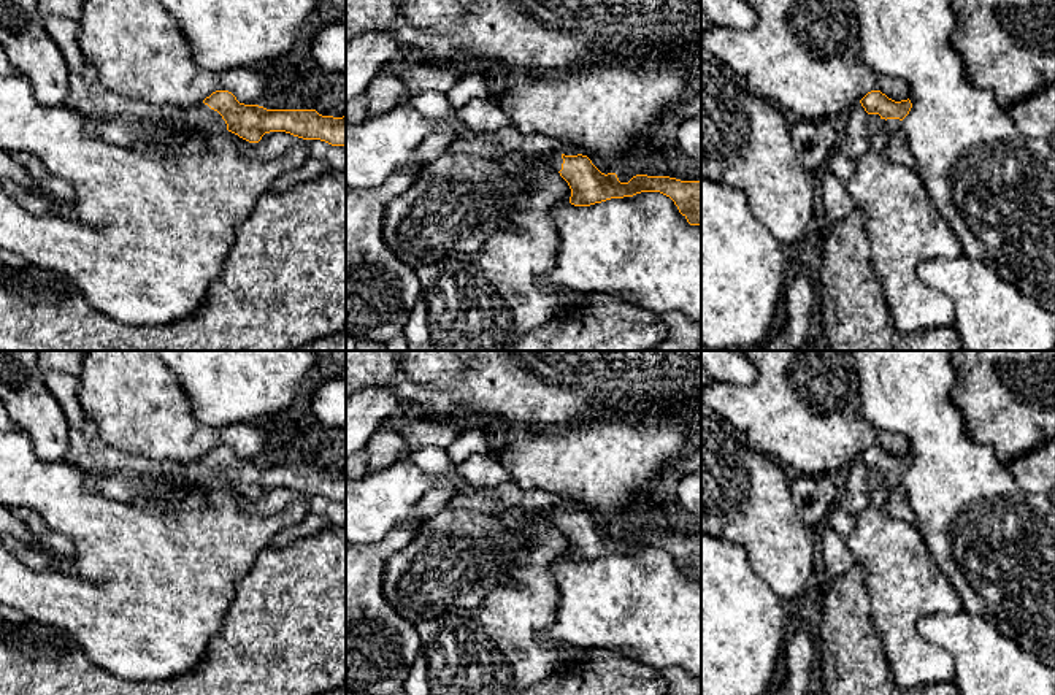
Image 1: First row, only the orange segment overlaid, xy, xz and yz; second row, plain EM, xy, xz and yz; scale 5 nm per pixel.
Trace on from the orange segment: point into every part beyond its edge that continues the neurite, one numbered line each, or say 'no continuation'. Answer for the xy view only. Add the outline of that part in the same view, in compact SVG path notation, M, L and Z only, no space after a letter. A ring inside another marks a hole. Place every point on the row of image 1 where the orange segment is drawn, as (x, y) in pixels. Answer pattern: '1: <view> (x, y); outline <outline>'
1: xy (164, 130); outline M87 60L79 71L70 71L70 94L65 102L79 116L90 119L90 132L97 132L105 141L146 151L154 157L178 157L184 154L206 152L213 140L227 133L222 116L201 103L198 106L151 105L114 94L102 86L97 70Z

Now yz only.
1: yz (897, 149); outline M868 114L868 129L871 135L887 135L885 157L888 160L892 160L893 163L915 168L917 160L909 149L909 143L903 130L903 121L885 121L879 114Z

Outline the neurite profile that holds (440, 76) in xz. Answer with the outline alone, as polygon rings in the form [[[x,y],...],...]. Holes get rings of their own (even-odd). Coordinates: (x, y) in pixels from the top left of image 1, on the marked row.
[[[465,60],[446,62],[419,62],[398,63],[395,67],[398,78],[403,83],[403,97],[408,98],[414,92],[443,92],[446,94],[460,79]]]

